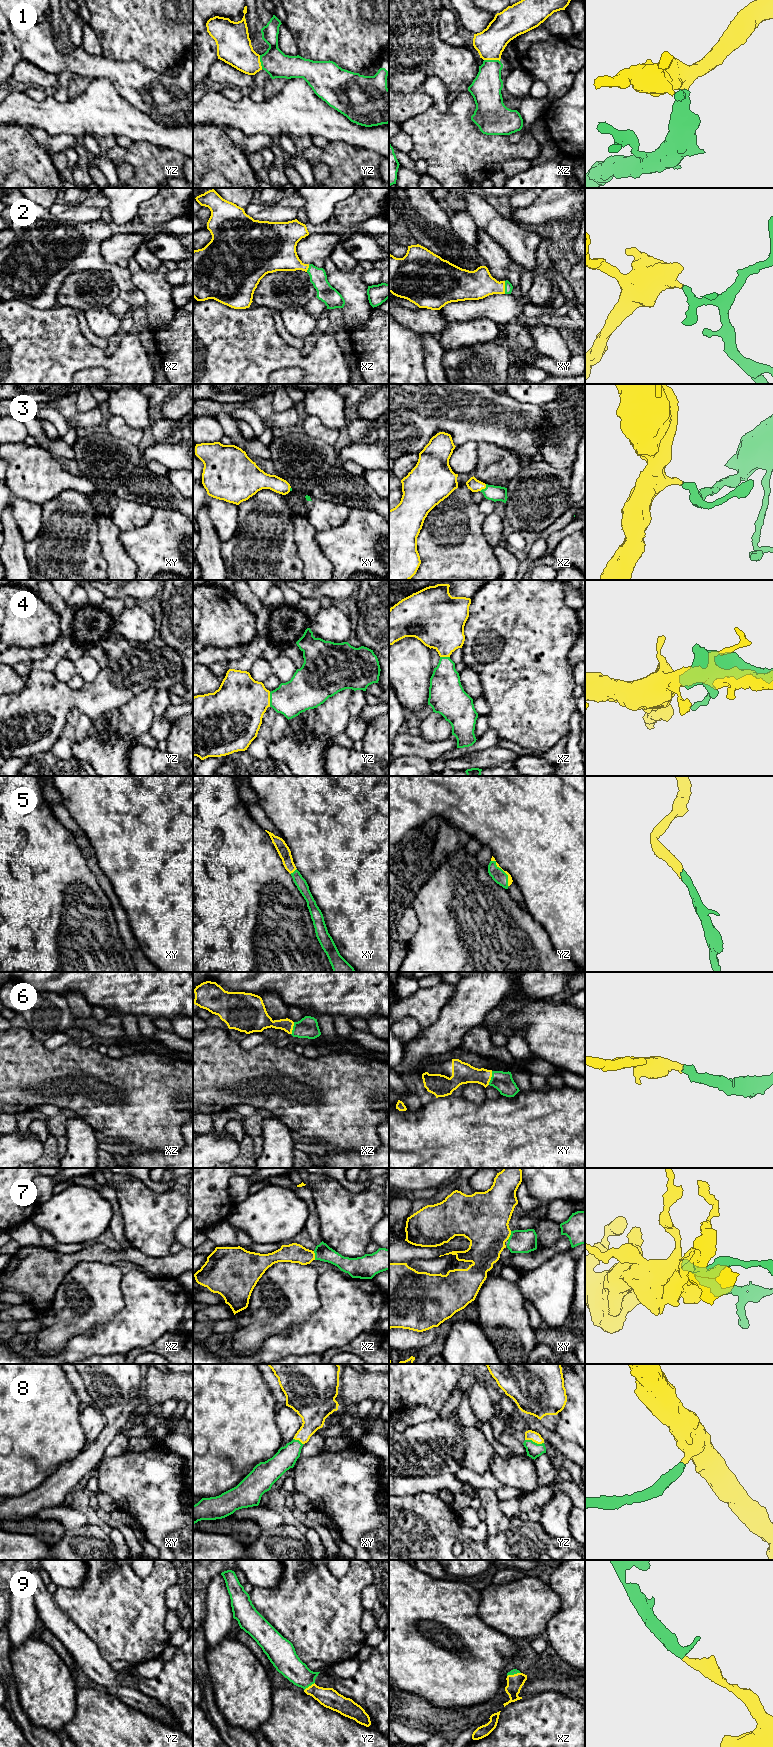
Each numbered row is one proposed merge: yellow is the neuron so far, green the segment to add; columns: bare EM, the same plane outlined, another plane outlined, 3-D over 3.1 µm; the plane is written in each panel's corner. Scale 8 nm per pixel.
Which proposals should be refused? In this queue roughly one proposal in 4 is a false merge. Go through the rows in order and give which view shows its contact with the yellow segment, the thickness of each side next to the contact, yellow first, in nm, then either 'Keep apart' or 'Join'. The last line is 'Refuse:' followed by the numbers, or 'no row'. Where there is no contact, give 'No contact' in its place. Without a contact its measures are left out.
1: Touches yellow in xz. Thickness 240 nm (yellow) against 240 nm. Join
2: Touches yellow in xy. Thickness 240 nm (yellow) against 60 nm. Join
3: Touches yellow in xz. Thickness 100 nm (yellow) against 130 nm. Join
4: Touches yellow in yz. Thickness 420 nm (yellow) against 280 nm. Join
5: Touches yellow in yz. Thickness 40 nm (yellow) against 110 nm. Join
6: Touches yellow in xy. Thickness 180 nm (yellow) against 160 nm. Join
7: Touches yellow in xz. Thickness 160 nm (yellow) against 140 nm. Join
8: Touches yellow in yz. Thickness 80 nm (yellow) against 120 nm. Join
9: Touches yellow in yz. Thickness 160 nm (yellow) against 200 nm. Join
Refuse: no row

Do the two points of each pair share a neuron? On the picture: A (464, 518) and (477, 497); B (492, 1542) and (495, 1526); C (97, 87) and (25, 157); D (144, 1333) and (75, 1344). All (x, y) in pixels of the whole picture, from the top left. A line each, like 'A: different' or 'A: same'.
A: different
B: different
C: different
D: same

